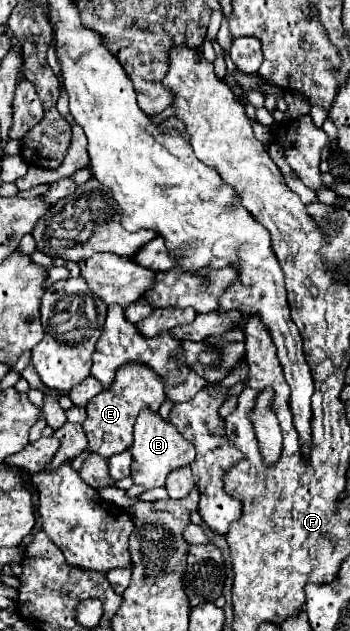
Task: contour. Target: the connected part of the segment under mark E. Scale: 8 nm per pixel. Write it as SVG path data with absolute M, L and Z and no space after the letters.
M131 362L121 366L113 384L87 404L87 420L83 422L83 430L89 440L89 450L103 454L105 458L127 450L131 446L131 434L139 412L147 406L157 410L165 398L165 380L159 378L159 374L153 372L147 364Z

